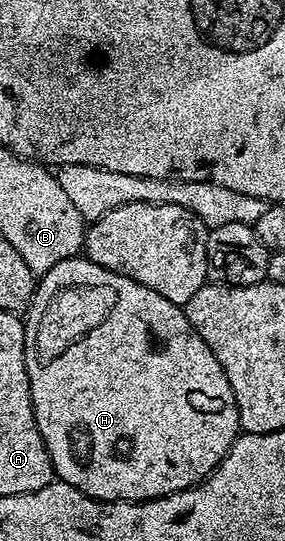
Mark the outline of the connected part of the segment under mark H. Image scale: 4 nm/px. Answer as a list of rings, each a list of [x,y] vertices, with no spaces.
[[[78,255],[63,259],[55,263],[51,271],[40,274],[28,313],[41,313],[41,309],[45,309],[45,297],[49,297],[49,281],[69,281],[69,285],[113,285],[113,289],[117,289],[117,297],[121,297],[121,305],[117,305],[117,313],[113,313],[113,321],[109,321],[105,329],[97,329],[97,333],[93,333],[89,341],[81,341],[77,349],[69,349],[69,353],[65,353],[61,361],[53,361],[49,369],[33,369],[33,374],[29,377],[35,423],[39,427],[39,435],[43,435],[43,443],[47,447],[47,455],[53,464],[54,474],[71,487],[83,491],[88,497],[94,497],[96,501],[154,501],[157,497],[166,497],[189,489],[193,485],[200,485],[229,453],[229,448],[242,432],[242,427],[231,383],[227,383],[227,375],[223,367],[219,367],[219,359],[211,355],[211,347],[207,347],[207,343],[199,339],[199,335],[185,318],[184,308],[163,299],[163,295],[151,291],[151,287],[143,287],[143,283],[135,283],[115,271],[107,271],[91,263],[88,257]]]

